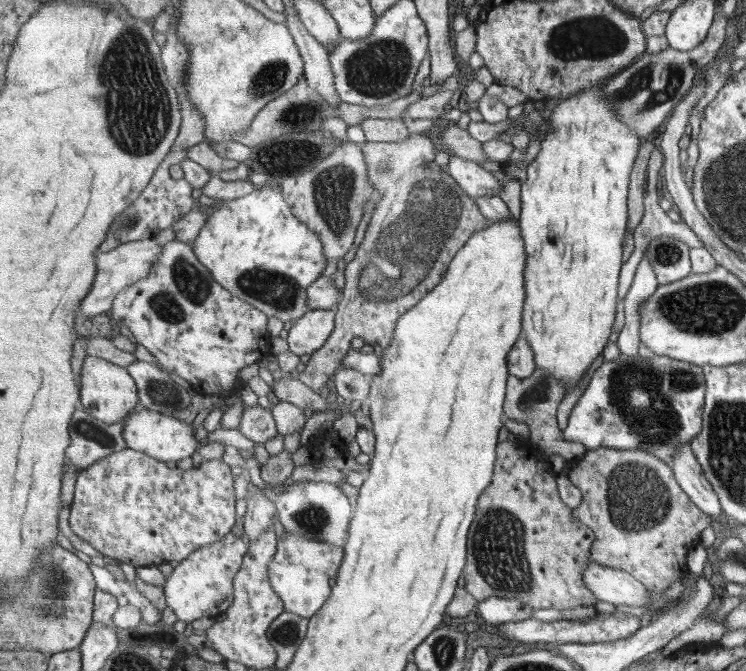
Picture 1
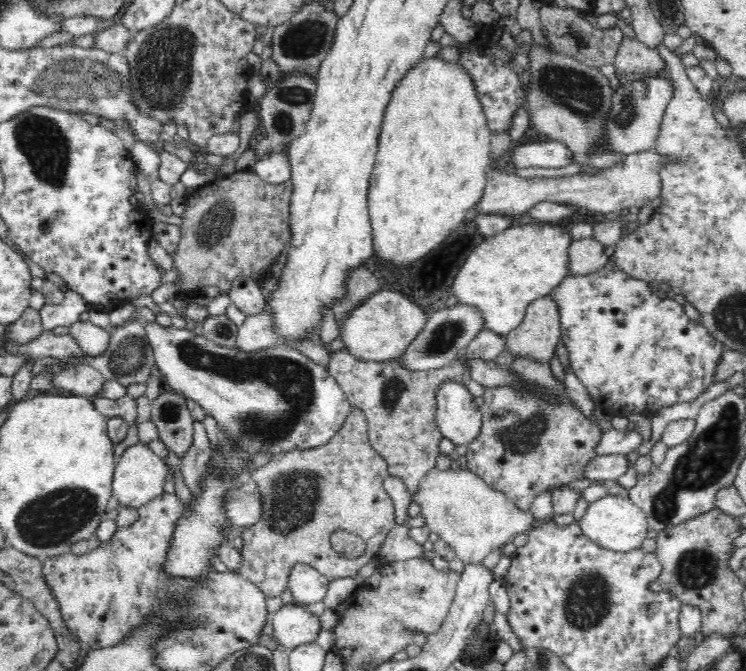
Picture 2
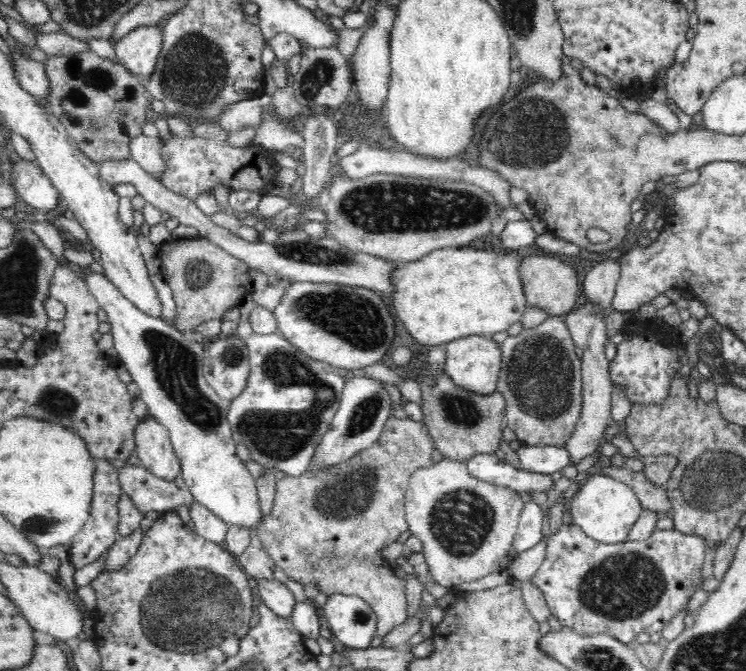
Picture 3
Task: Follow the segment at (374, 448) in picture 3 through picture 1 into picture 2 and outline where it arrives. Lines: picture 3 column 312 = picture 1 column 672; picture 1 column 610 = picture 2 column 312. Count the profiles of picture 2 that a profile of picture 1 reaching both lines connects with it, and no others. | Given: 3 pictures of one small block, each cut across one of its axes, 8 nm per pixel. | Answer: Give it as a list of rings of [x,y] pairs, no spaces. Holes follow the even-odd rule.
[[[352,408],[338,432],[327,445],[313,449],[294,449],[272,456],[269,462],[250,475],[258,484],[263,499],[263,516],[260,522],[244,528],[241,557],[242,566],[237,571],[253,582],[267,597],[281,596],[287,589],[290,567],[298,561],[306,563],[323,574],[329,582],[346,576],[356,576],[358,570],[371,559],[378,557],[390,529],[395,526],[395,507],[384,491],[384,478],[388,475],[385,462],[371,449],[367,441],[367,422],[358,408]],[[342,529],[358,536],[365,543],[365,551],[356,559],[348,560],[330,549],[330,534]]]

